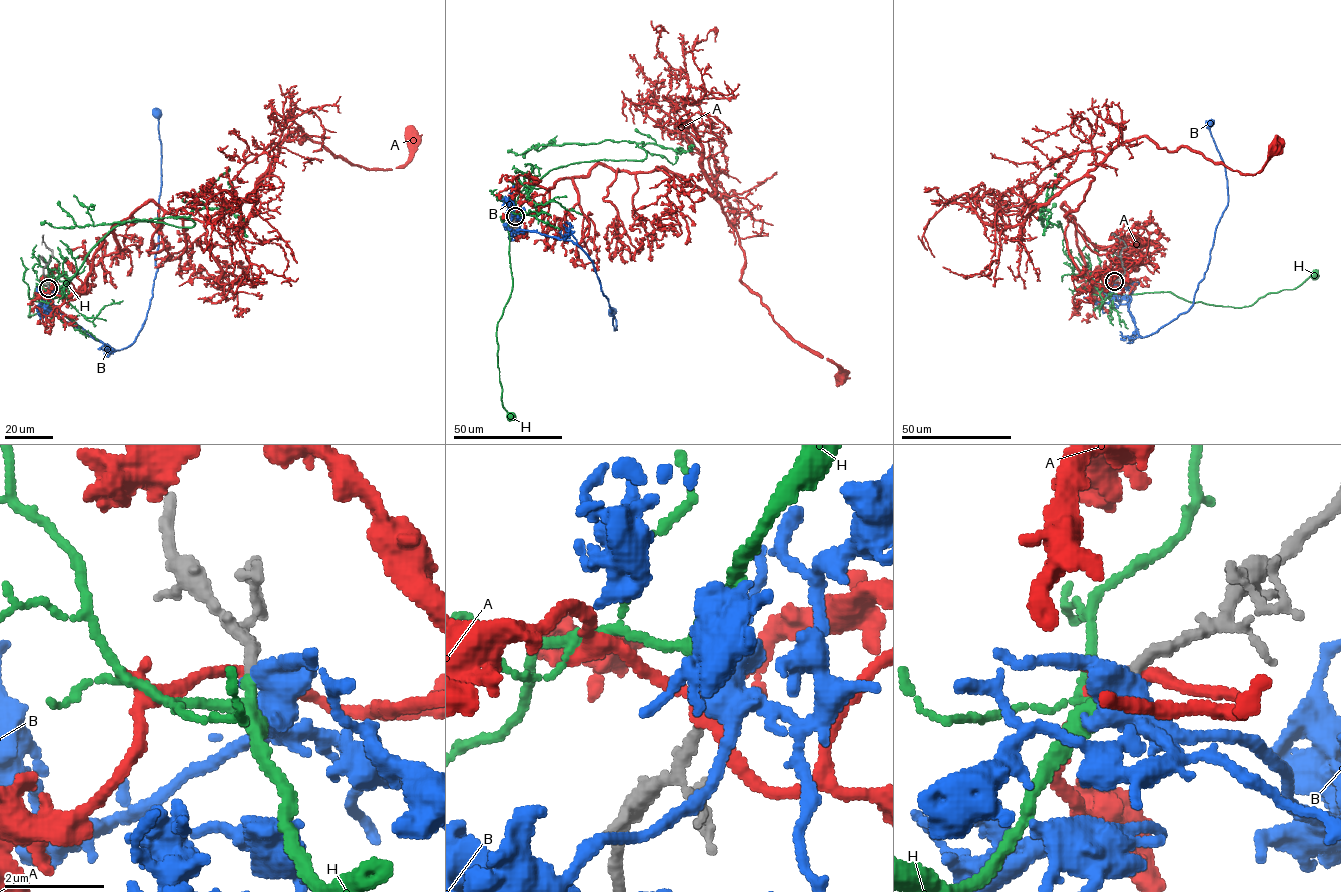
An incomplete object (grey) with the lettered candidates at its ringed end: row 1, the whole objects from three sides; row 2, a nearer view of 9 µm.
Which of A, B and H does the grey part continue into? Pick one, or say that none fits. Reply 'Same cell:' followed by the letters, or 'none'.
Same cell: H

